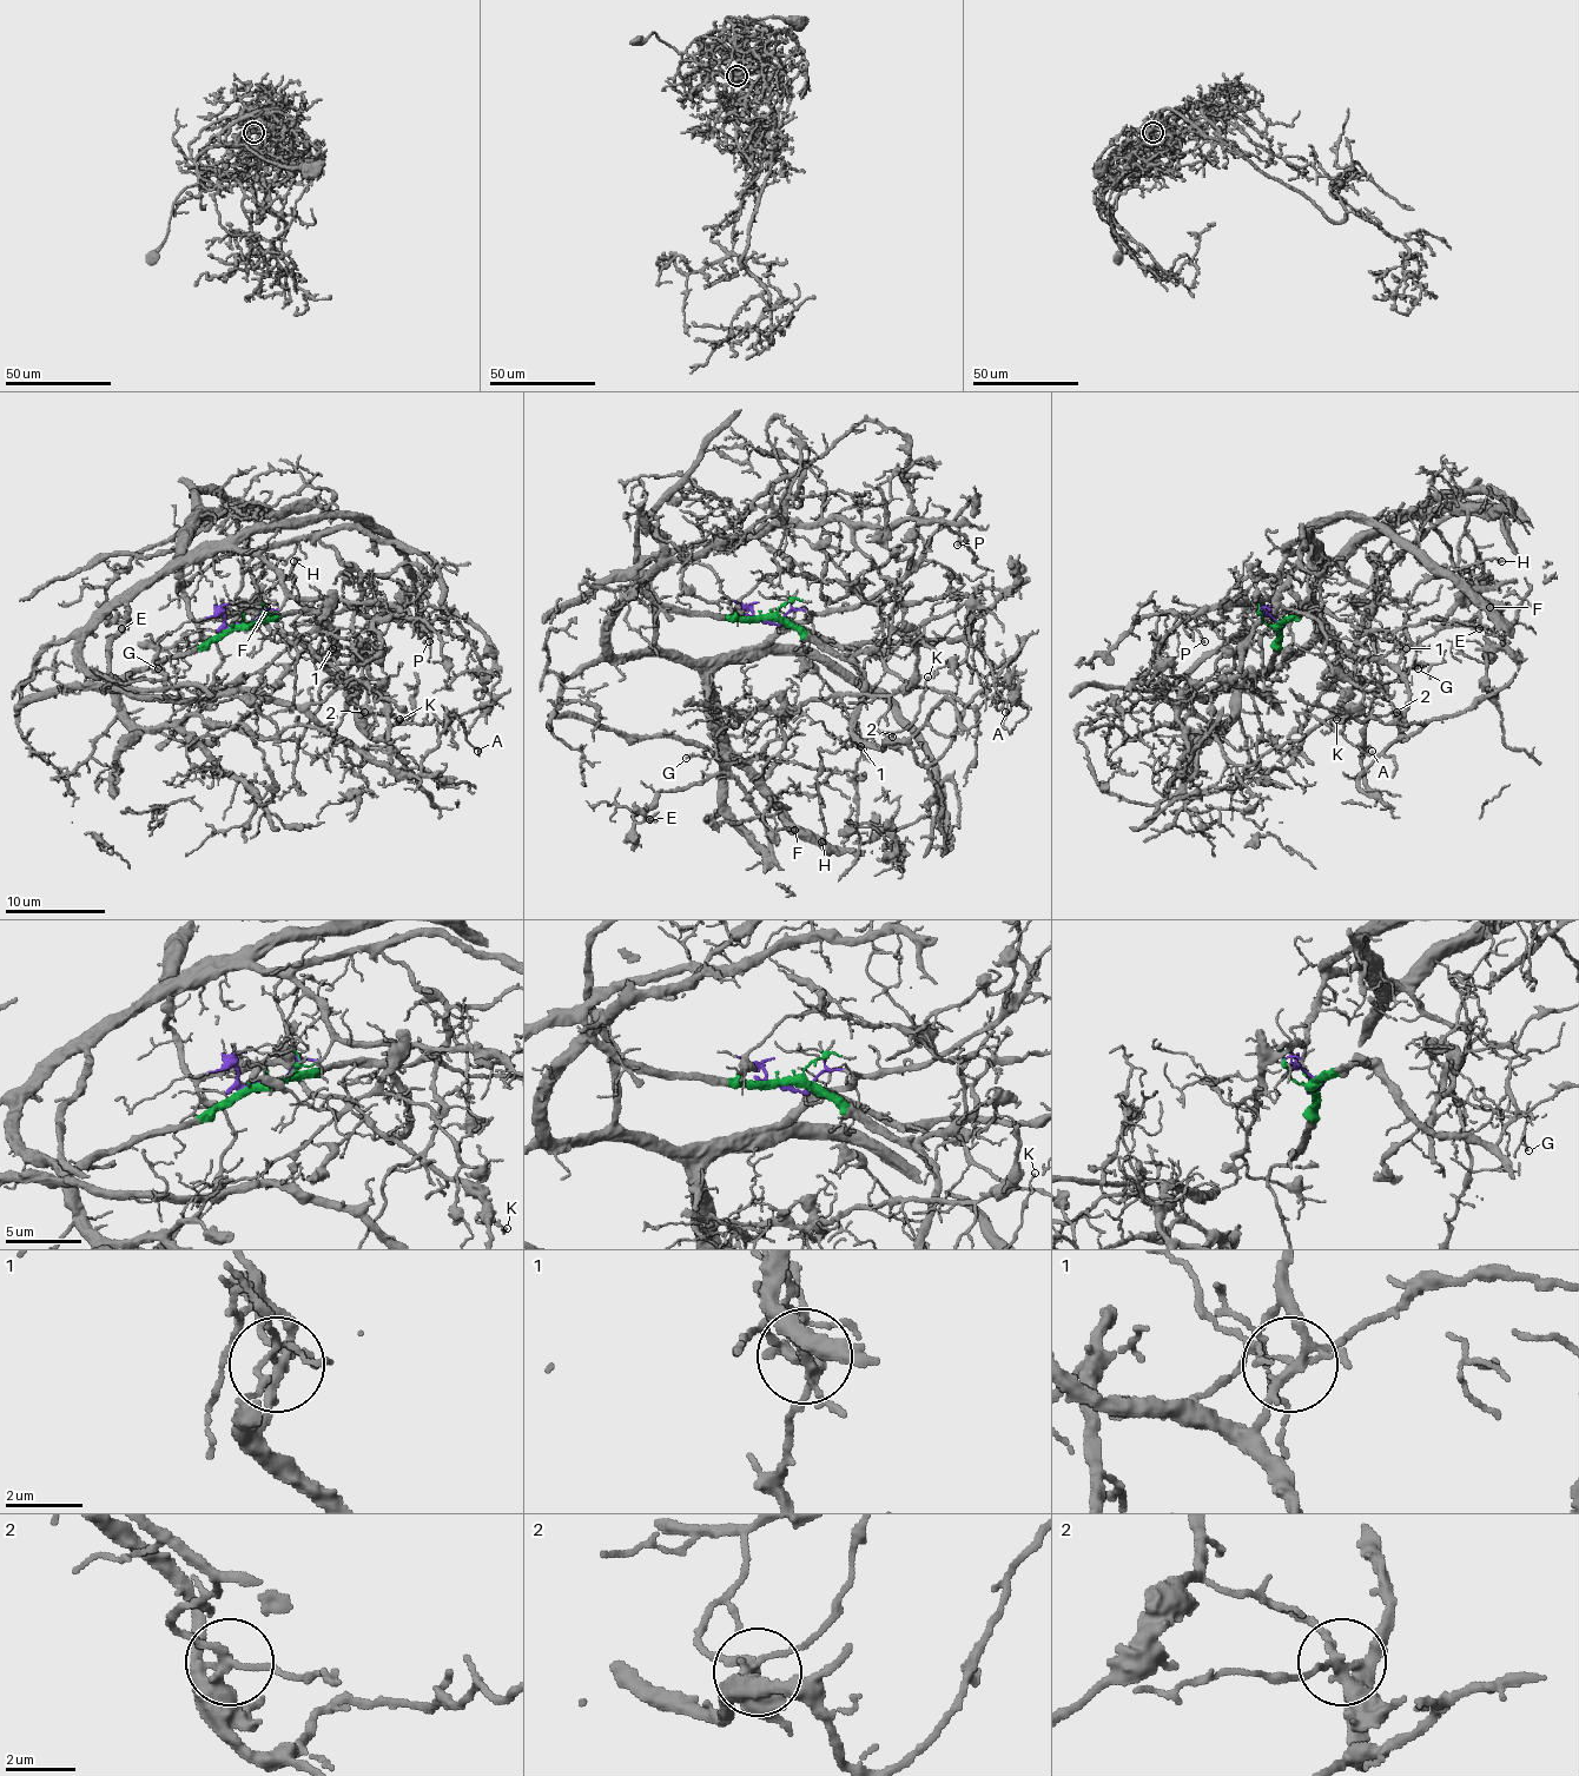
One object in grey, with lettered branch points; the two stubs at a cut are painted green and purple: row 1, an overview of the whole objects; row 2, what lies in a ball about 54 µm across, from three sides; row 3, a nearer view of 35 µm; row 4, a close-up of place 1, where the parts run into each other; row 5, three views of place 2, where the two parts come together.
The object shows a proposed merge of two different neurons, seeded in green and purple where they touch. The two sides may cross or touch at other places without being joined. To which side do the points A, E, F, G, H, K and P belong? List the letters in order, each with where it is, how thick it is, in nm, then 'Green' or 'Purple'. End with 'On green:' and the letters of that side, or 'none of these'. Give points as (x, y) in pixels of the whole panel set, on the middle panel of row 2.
A: Place: (1005, 712). Thickness 120 nm. Purple
E: Place: (649, 819). Thickness 130 nm. Purple
F: Place: (794, 830). Thickness 110 nm. Purple
G: Place: (686, 758). Thickness 130 nm. Purple
H: Place: (821, 842). Thickness 140 nm. Green
K: Place: (927, 677). Thickness 110 nm. Green
P: Place: (957, 545). Thickness 160 nm. Purple
On green: H, K

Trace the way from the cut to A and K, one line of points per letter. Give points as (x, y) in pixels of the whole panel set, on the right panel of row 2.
A: (1280, 627), (1275, 583), (1302, 529), (1280, 601), (1307, 612), (1325, 657), (1362, 692), (1342, 734), (1372, 751)
K: (1277, 627), (1284, 619), (1315, 614), (1349, 652), (1392, 666), (1407, 690), (1402, 712), (1338, 719)

